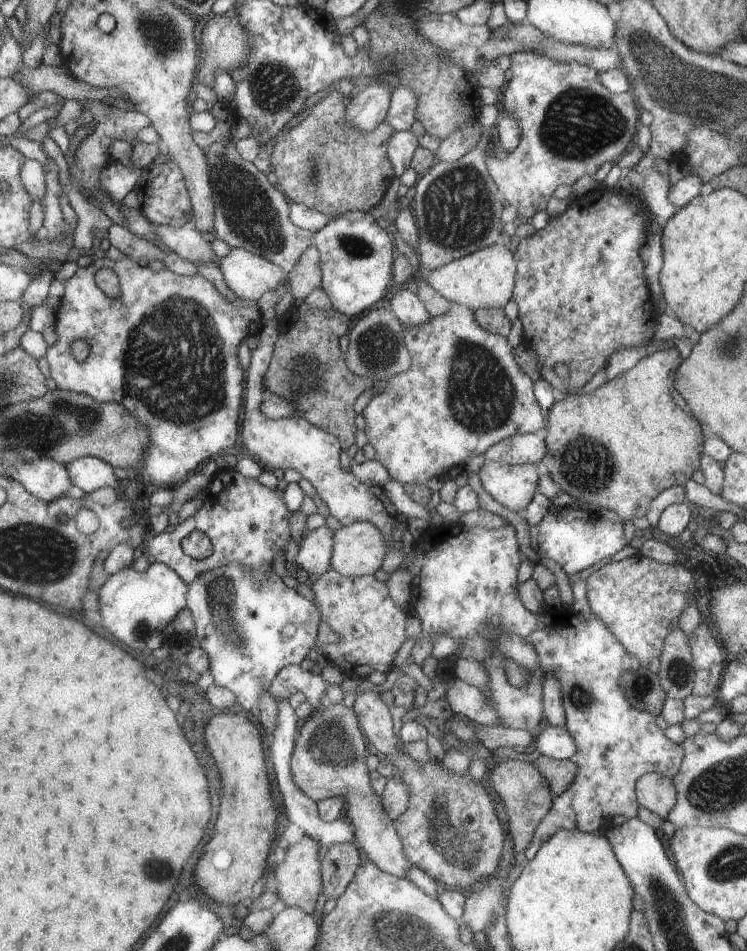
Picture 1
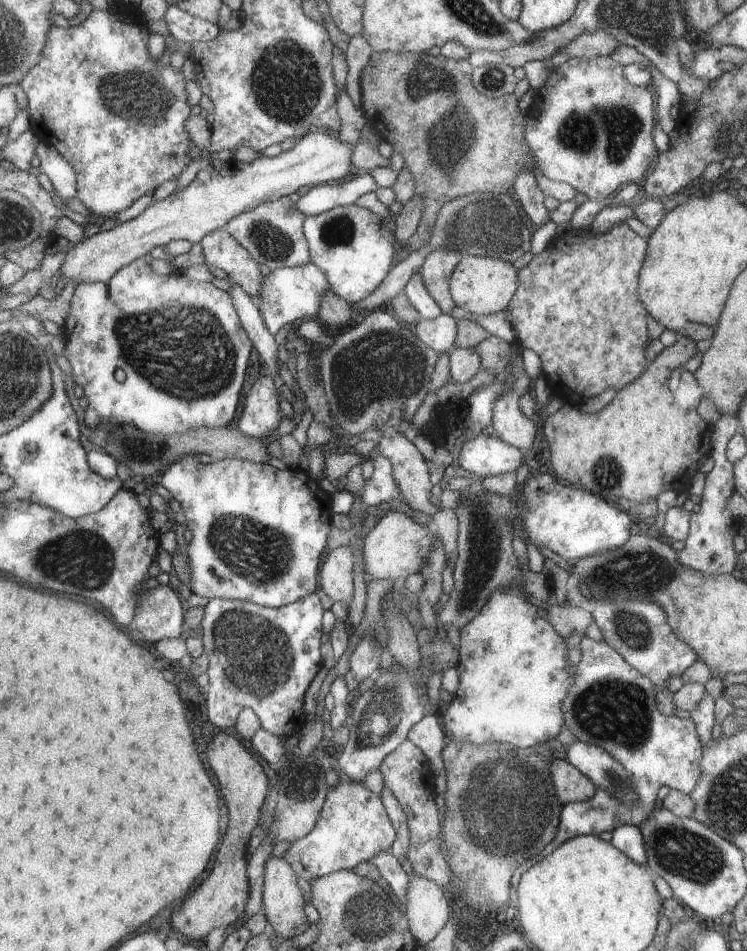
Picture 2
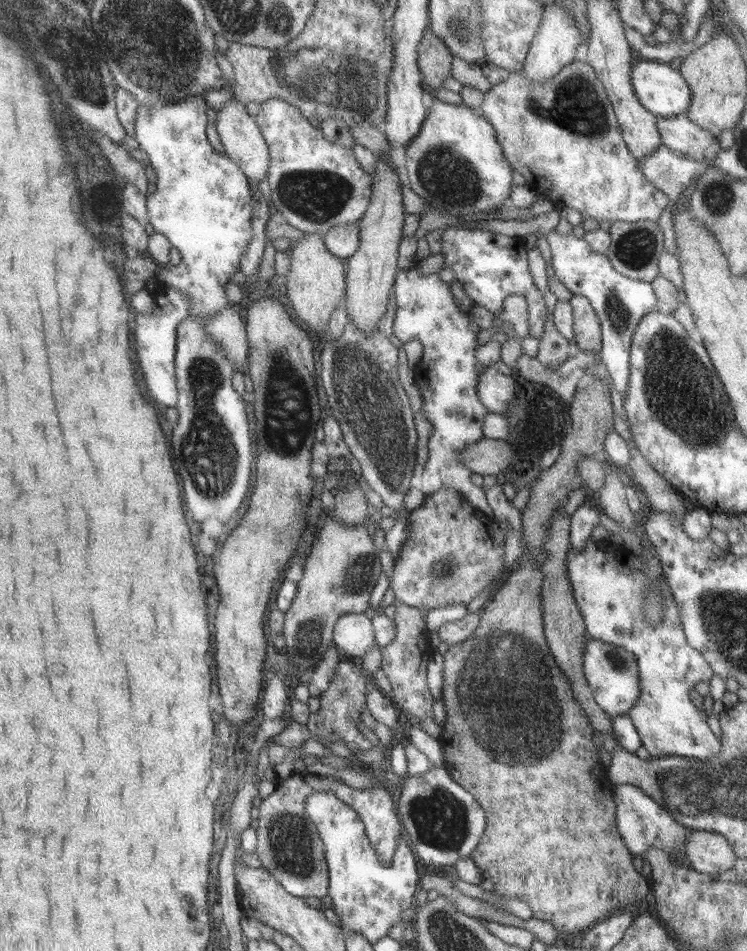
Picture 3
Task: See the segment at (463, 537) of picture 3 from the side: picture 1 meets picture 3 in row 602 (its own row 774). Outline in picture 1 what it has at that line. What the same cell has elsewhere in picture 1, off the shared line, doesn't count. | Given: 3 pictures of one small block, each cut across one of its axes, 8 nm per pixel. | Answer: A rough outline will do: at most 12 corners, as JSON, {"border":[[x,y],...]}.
{"border":[[377,690],[352,706],[374,751],[394,759],[408,808],[403,851],[439,886],[496,872],[504,834],[468,773],[397,746]]}

